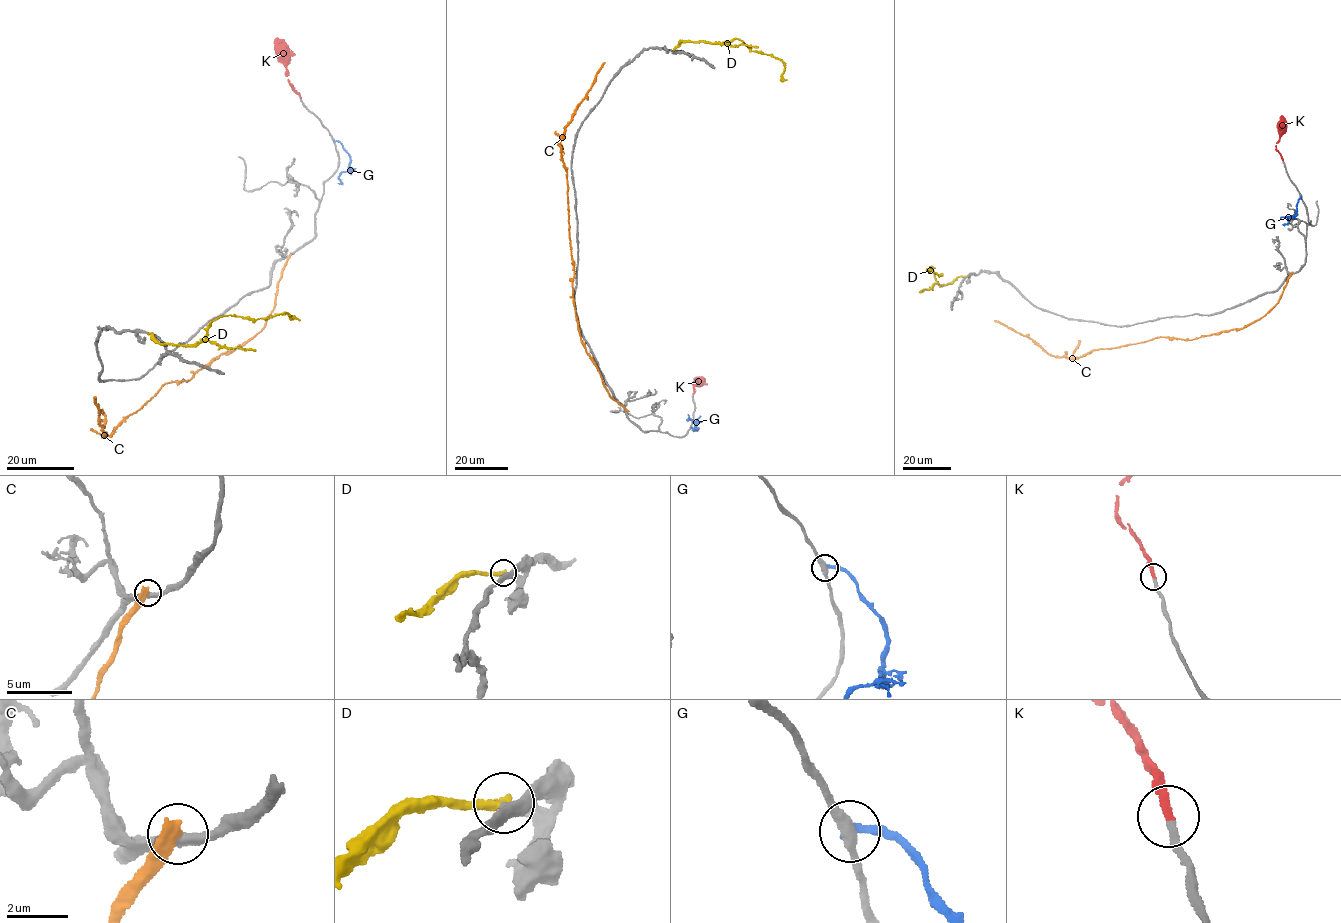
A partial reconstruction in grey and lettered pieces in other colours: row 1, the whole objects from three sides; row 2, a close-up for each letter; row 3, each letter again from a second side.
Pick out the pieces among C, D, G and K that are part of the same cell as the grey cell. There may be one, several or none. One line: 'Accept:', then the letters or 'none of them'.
Accept: K

